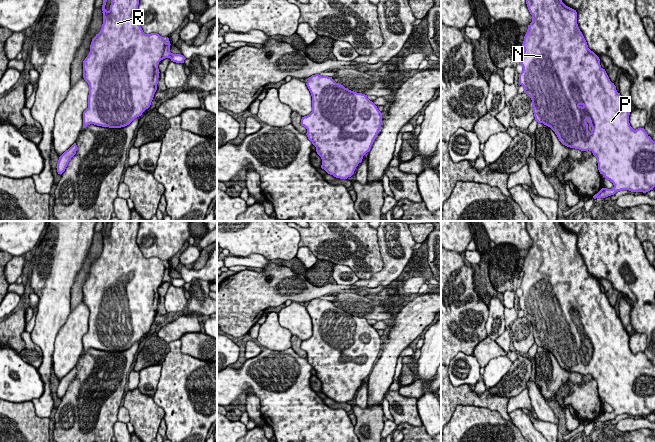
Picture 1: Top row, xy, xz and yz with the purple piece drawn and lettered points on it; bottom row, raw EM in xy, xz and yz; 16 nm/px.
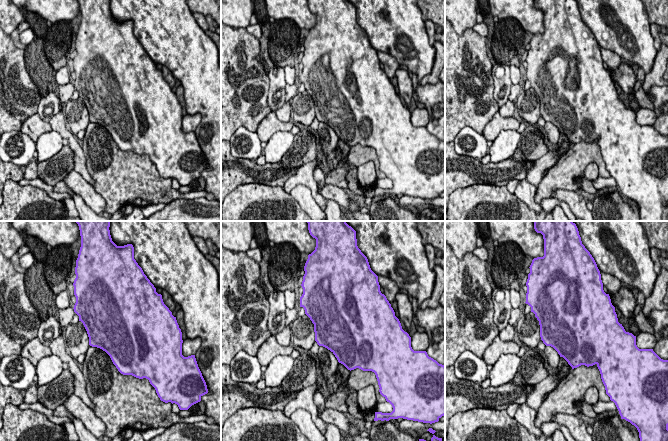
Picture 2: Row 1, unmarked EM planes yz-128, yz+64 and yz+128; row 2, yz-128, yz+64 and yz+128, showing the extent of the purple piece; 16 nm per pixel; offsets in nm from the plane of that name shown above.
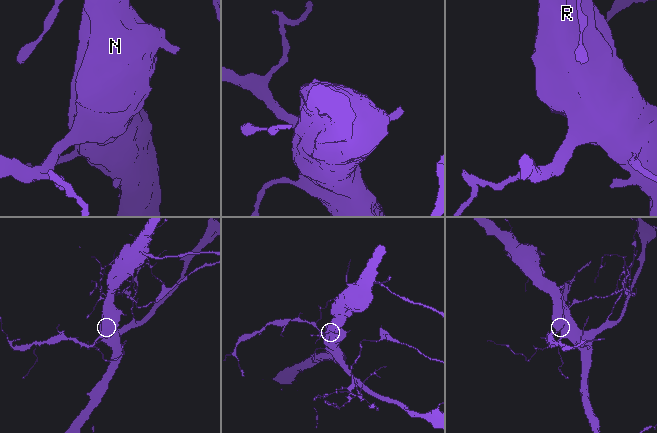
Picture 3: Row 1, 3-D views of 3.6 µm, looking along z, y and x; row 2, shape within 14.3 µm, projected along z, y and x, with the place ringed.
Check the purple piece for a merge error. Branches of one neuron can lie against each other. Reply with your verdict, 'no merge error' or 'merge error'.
no merge error

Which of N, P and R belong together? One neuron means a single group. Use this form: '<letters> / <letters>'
N P R

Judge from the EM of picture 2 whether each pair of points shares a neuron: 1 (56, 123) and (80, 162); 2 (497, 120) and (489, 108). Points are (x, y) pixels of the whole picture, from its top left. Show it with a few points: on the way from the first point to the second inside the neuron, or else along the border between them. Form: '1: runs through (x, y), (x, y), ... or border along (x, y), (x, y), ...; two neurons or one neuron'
1: runs through (65, 133), (71, 139), (78, 152); one neuron
2: border along (498, 110), (486, 124), (482, 133); two neurons

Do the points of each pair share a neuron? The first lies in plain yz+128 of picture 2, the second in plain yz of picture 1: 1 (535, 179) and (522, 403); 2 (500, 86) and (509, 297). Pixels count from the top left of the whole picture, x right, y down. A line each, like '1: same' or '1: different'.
1: same
2: different

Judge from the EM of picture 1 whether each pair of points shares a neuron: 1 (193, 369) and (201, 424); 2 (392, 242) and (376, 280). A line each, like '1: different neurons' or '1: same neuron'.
1: same neuron
2: same neuron

